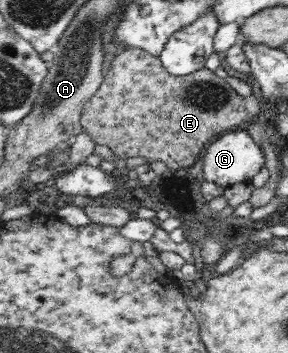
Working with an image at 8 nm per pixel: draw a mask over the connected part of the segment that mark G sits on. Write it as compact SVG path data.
M244 127L231 129L218 135L203 149L201 159L203 160L203 181L213 181L224 188L234 183L250 182L255 174L265 167L263 151Z

